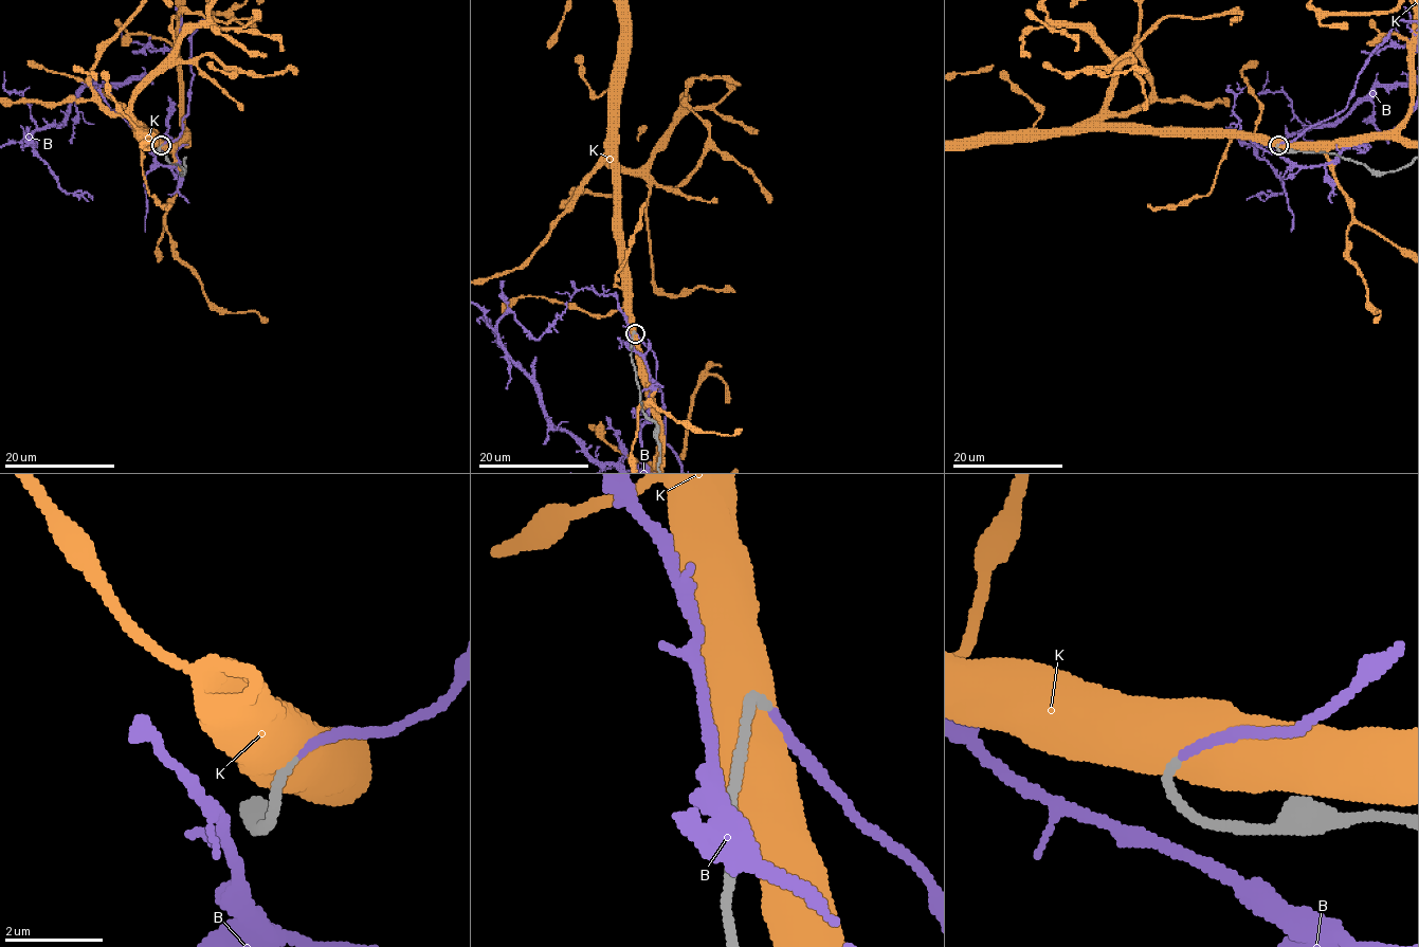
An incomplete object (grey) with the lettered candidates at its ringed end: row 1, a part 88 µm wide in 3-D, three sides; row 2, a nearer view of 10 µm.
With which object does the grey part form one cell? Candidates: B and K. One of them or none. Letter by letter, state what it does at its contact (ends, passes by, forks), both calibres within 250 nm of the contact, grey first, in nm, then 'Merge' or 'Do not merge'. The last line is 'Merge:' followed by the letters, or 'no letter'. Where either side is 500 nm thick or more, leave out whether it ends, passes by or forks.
B: It ends there. Thickness 180 nm (grey) against 160 nm. Merge
K: Thickness 190 nm (grey) against 800 nm. Do not merge
Merge: B

